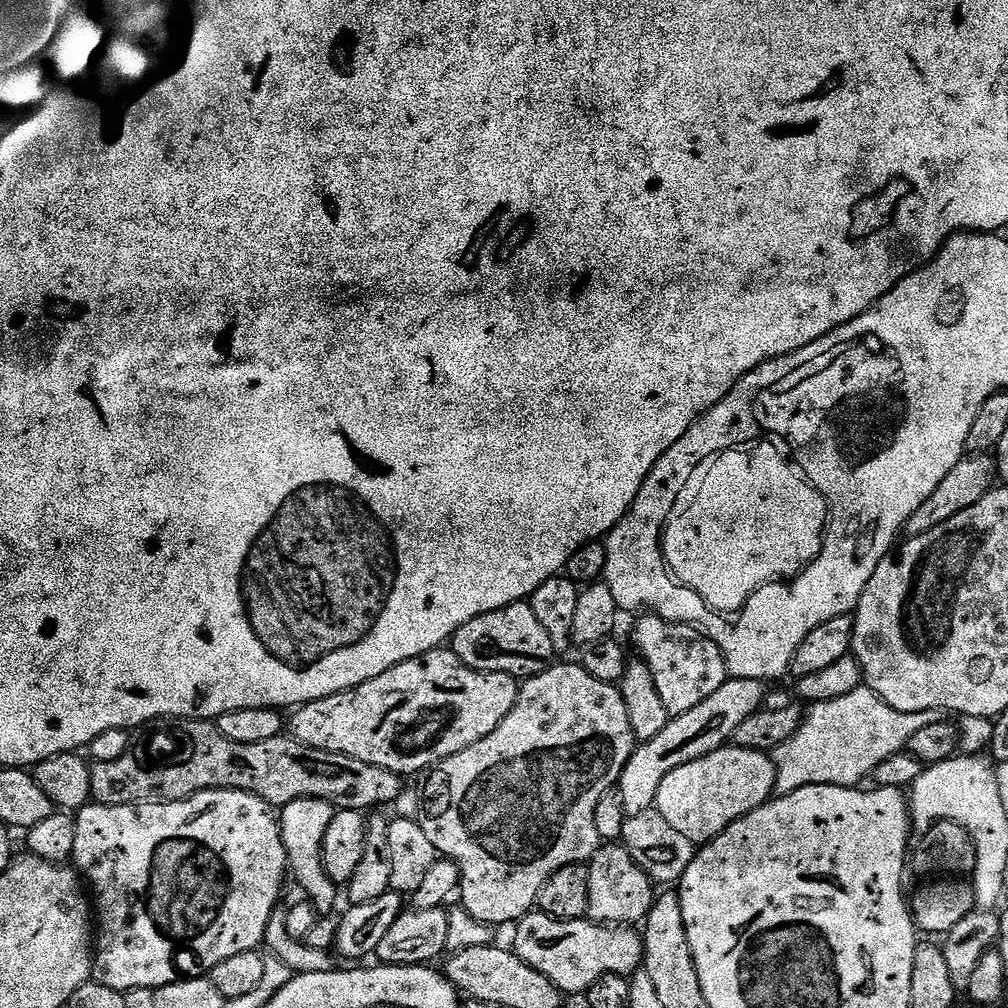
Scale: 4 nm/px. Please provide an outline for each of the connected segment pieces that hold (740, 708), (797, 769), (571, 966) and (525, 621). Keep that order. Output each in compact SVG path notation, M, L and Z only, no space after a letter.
M729 678L706 702L694 706L694 710L681 716L673 716L668 721L666 730L658 738L645 740L633 752L630 762L620 775L619 790L622 794L622 806L626 806L628 816L637 816L649 811L655 805L658 786L670 770L686 766L698 758L706 758L714 750L725 747L735 737L738 726L750 718L750 714L765 707L763 680L734 680Z
M867 686L854 690L854 694L846 694L846 698L811 705L794 738L782 742L774 753L775 795L789 796L802 786L854 788L863 785L863 780L867 781L886 758L905 751L910 738L925 728L929 719L927 712L894 710Z
M533 910L518 921L514 931L516 931L516 945L514 945L516 956L522 958L522 962L526 962L534 970L538 970L538 974L546 974L546 978L550 978L550 982L554 982L554 986L558 986L558 990L565 994L587 993L588 988L594 986L598 978L602 978L602 974L631 977L641 971L644 963L644 941L641 933L632 926L597 924L588 918L555 920L542 911Z
M528 602L511 604L466 622L466 626L452 635L450 647L463 664L474 670L510 674L517 678L542 674L558 660L546 629L539 624L538 617Z

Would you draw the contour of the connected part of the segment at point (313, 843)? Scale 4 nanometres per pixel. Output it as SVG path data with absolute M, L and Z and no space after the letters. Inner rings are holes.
M298 798L294 802L283 805L279 809L280 837L286 850L288 872L296 879L296 884L305 892L307 903L315 906L317 913L332 914L336 908L336 885L326 874L326 866L322 862L322 842L326 838L326 830L330 830L330 822L334 822L337 808L322 798Z

